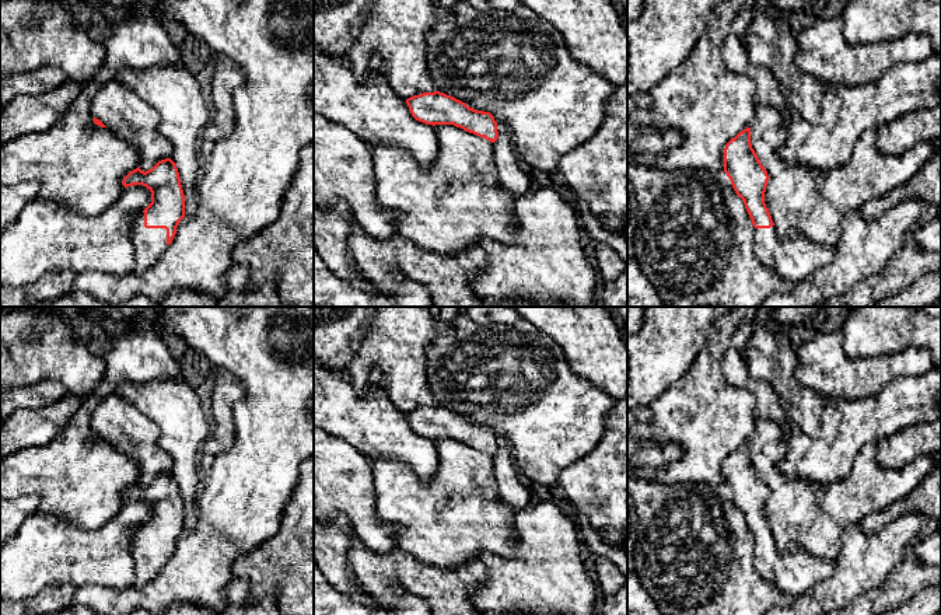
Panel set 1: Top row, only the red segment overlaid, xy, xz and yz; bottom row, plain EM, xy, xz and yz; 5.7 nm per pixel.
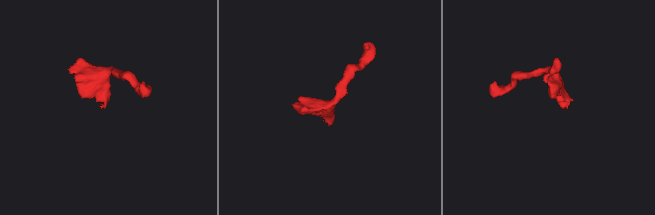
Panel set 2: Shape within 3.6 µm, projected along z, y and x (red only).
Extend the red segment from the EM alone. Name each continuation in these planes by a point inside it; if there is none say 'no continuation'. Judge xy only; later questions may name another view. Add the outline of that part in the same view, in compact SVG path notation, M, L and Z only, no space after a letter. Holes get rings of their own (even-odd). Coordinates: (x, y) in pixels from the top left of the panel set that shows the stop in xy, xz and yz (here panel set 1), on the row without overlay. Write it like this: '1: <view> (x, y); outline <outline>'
1: xy (150, 558); outline M139 525L133 530L130 552L134 560L134 583L133 587L140 590L151 581L167 563L165 542L146 542L144 527Z

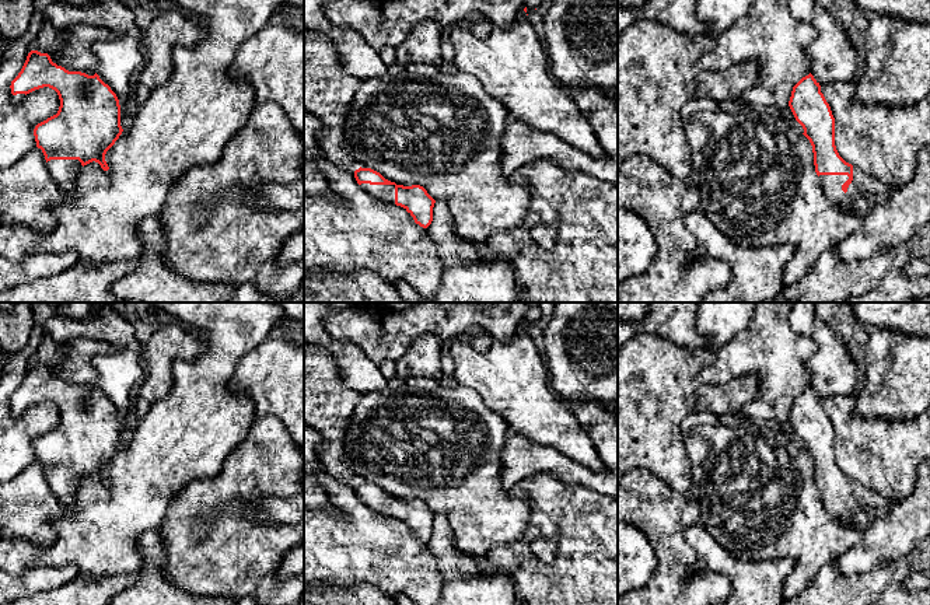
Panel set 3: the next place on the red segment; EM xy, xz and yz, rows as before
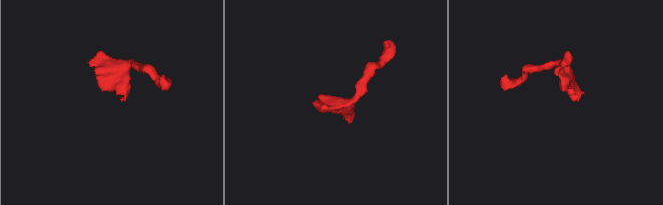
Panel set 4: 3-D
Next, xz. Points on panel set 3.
1: xz (384, 506); outline M360 499L366 506L378 511L380 514L394 517L395 518L395 499Z

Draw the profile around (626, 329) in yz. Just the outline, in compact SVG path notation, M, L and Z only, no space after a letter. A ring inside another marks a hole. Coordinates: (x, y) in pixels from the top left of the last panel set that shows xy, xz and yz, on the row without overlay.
M650 302L643 319L618 321L618 347L633 336L647 332L681 347L707 347L709 339L696 328L698 302Z

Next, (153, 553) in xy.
M148 529L137 538L144 560L136 581L112 598L112 605L237 605L230 597L197 595L175 587L162 571L165 550L155 538L158 529Z

